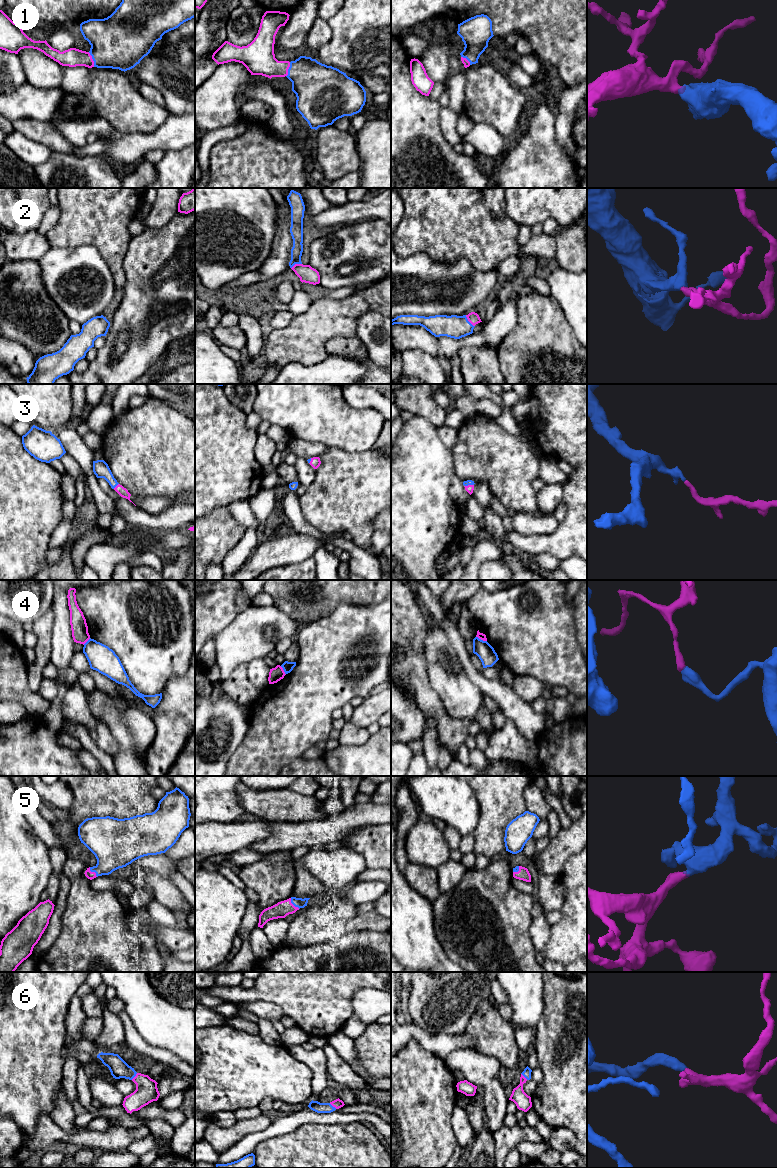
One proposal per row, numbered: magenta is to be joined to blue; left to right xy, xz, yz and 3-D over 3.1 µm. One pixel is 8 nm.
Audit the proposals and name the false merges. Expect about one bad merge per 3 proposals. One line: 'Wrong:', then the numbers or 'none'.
Wrong: 4

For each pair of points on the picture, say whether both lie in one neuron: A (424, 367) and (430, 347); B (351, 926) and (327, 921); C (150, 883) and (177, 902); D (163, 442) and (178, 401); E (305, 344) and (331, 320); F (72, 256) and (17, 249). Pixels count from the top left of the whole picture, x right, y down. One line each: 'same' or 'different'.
A: different
B: different
C: same
D: different
E: same
F: different

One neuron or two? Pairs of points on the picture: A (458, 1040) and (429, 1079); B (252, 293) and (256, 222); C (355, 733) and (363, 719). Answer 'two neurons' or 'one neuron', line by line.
A: two neurons
B: two neurons
C: two neurons

